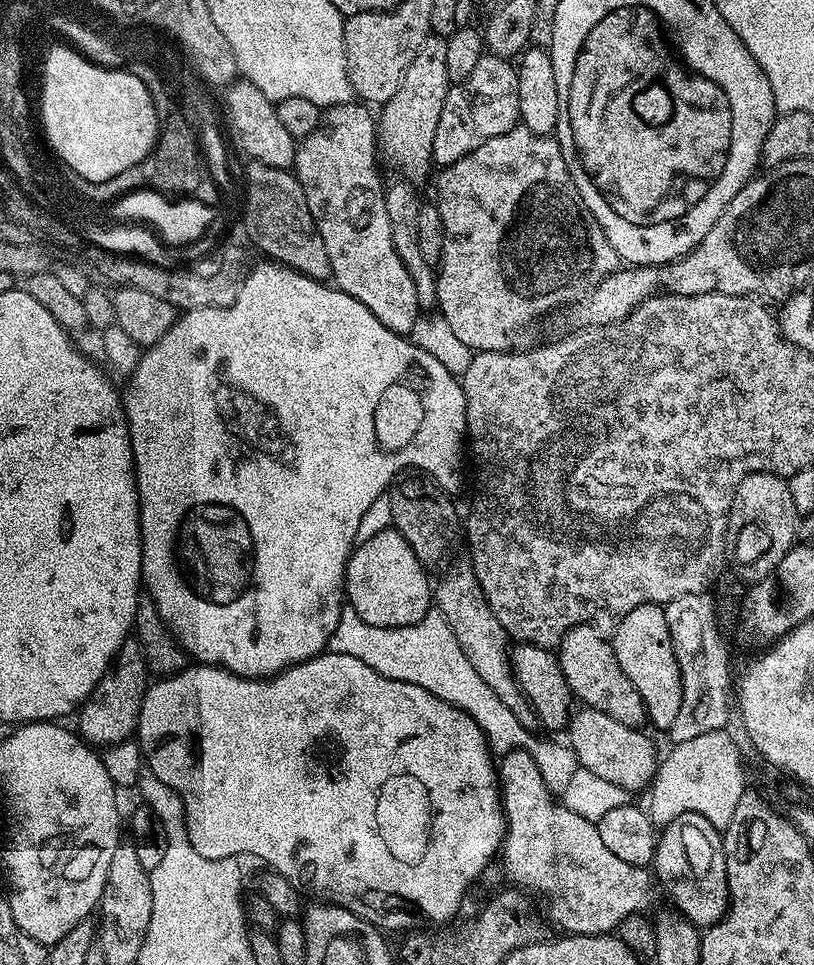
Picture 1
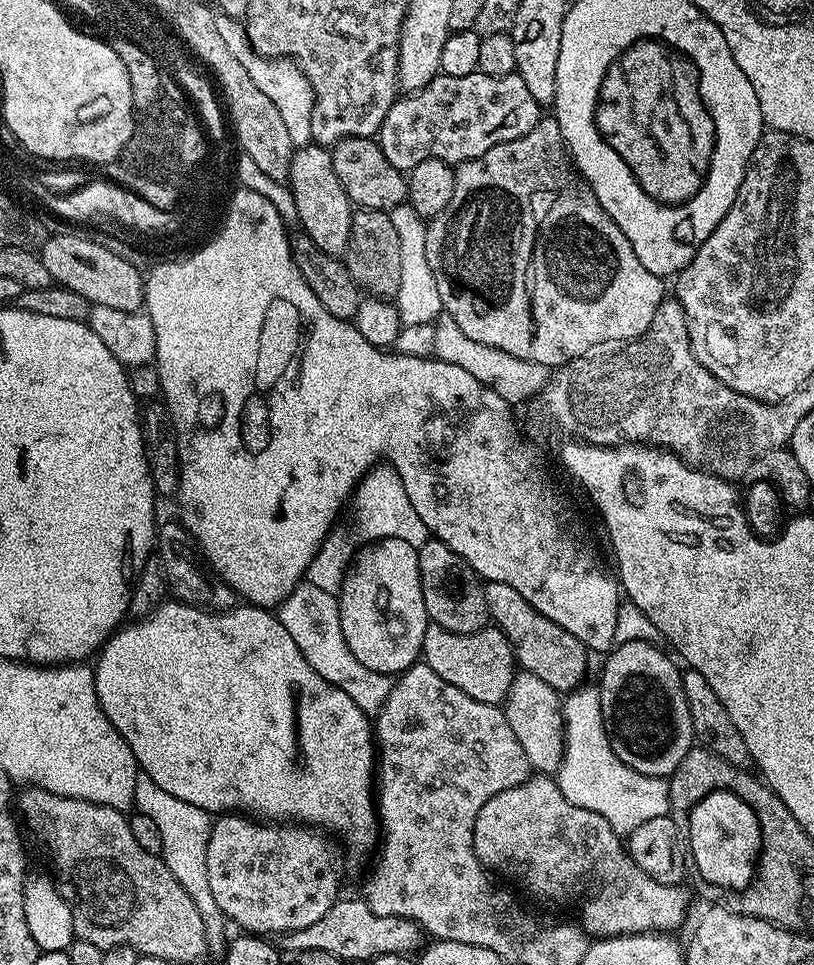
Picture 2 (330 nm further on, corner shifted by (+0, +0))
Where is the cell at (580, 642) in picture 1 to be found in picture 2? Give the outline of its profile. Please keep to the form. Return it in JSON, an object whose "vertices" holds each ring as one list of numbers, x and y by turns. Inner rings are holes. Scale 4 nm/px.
{"vertices":[[489,580,483,587,491,623,506,634,517,665,523,671,542,678,542,682,561,694,567,694,585,683,590,653,582,642,578,642,578,638,574,638,574,634,570,634,570,630,562,630,558,622,550,622,550,618,538,614,538,610,534,610,534,606,530,606,530,602,514,590,514,586]]}

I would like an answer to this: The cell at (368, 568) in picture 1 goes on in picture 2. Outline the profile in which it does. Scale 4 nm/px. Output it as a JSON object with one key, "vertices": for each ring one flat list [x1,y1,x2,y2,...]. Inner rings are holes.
{"vertices":[[386,538,365,543,355,553,347,569,338,599,342,638,346,638,350,654,354,654,354,658,358,658,362,666,370,666,370,670,395,677,421,659,424,635,430,621,422,596,419,554,414,546,410,546,410,542,402,542,402,538]]}

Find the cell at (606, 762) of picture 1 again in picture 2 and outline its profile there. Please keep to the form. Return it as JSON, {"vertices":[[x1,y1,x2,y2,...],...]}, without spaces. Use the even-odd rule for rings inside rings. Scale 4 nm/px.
{"vertices":[[520,670,508,691,503,705,506,722,526,754,529,769,540,774,555,774,564,760,564,705,561,693,553,690,542,678]]}

